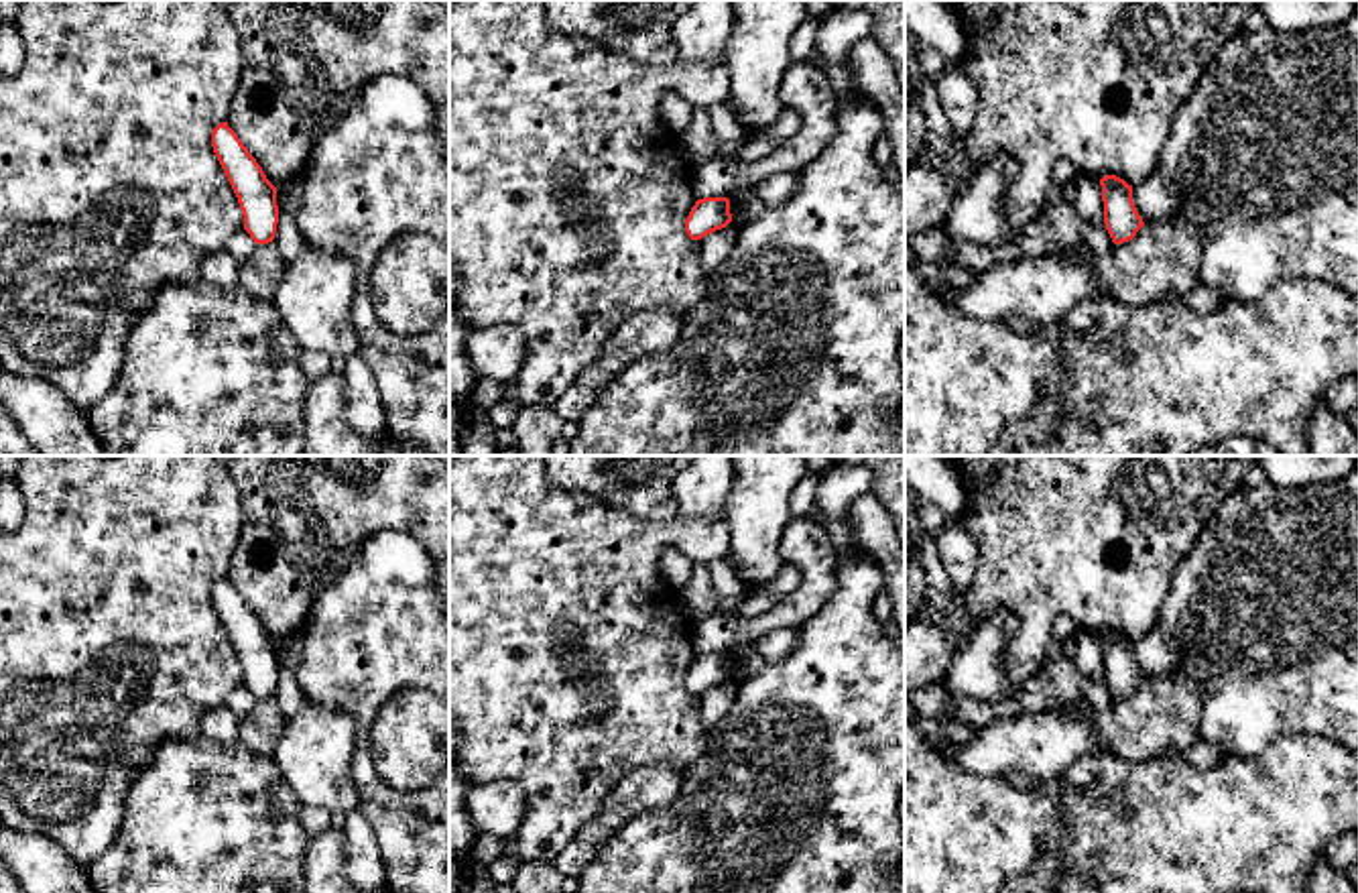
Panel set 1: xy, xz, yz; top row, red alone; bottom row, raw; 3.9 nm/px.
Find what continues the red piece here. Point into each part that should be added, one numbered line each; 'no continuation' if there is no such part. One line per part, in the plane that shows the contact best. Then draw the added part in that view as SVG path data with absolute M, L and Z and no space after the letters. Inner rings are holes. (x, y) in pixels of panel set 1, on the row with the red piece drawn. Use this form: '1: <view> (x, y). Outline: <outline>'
no continuation

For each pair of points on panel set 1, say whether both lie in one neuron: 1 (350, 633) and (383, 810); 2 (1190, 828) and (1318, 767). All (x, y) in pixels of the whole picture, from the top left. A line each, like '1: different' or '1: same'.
1: same
2: same

